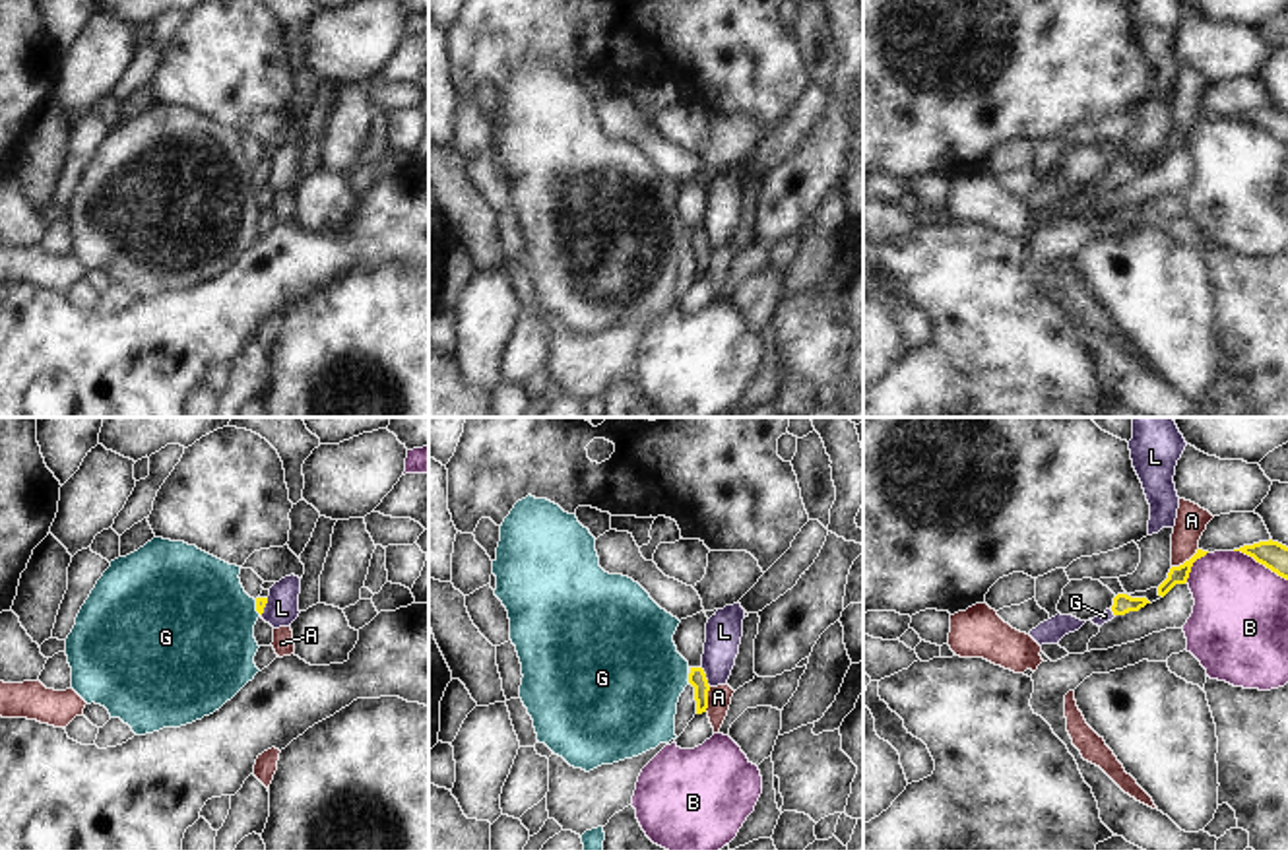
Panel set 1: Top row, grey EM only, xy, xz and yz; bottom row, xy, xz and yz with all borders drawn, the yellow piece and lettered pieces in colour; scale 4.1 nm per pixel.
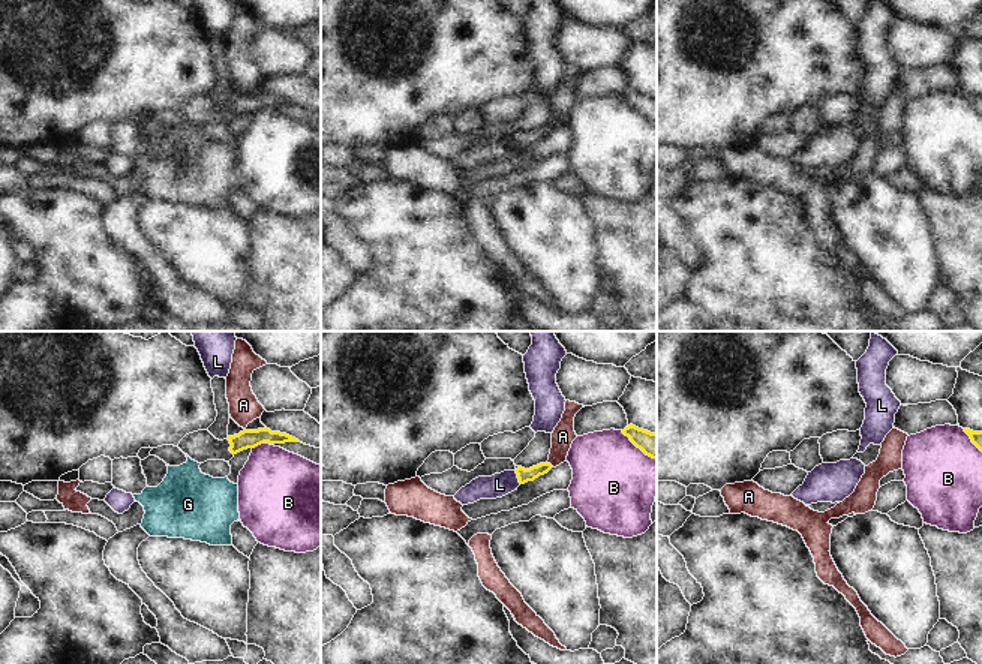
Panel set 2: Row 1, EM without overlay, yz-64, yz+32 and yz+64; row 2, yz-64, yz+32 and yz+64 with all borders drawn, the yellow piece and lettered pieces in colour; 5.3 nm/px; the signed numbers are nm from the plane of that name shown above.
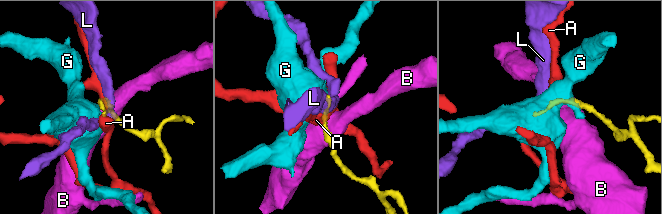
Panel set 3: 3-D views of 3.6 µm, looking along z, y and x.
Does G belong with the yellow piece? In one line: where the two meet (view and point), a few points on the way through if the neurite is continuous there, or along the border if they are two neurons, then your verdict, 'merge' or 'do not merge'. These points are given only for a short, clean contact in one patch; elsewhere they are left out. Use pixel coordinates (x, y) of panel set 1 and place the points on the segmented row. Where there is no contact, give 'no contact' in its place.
meets yellow in xz at (689, 678); do not merge

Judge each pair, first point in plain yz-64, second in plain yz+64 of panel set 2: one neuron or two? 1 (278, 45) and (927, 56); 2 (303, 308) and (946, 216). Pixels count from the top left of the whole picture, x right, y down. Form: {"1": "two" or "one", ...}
{"1": "one", "2": "one"}

